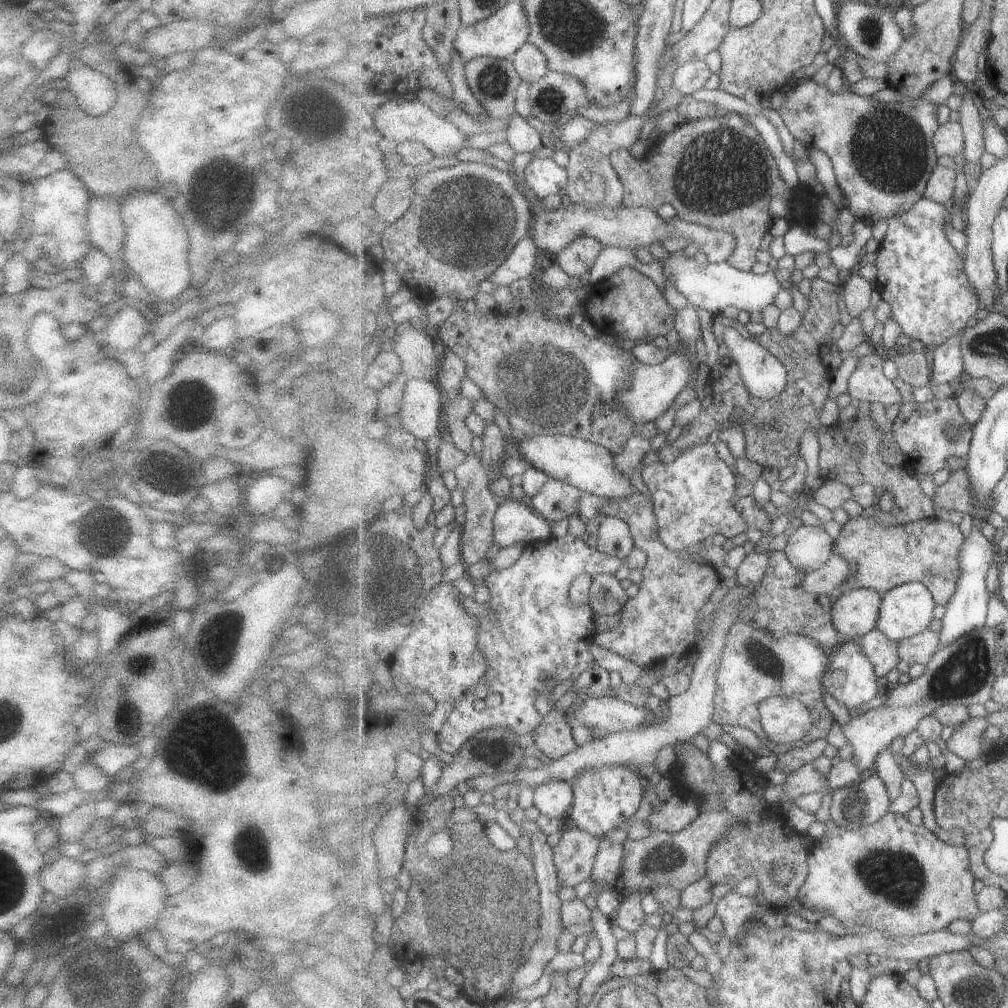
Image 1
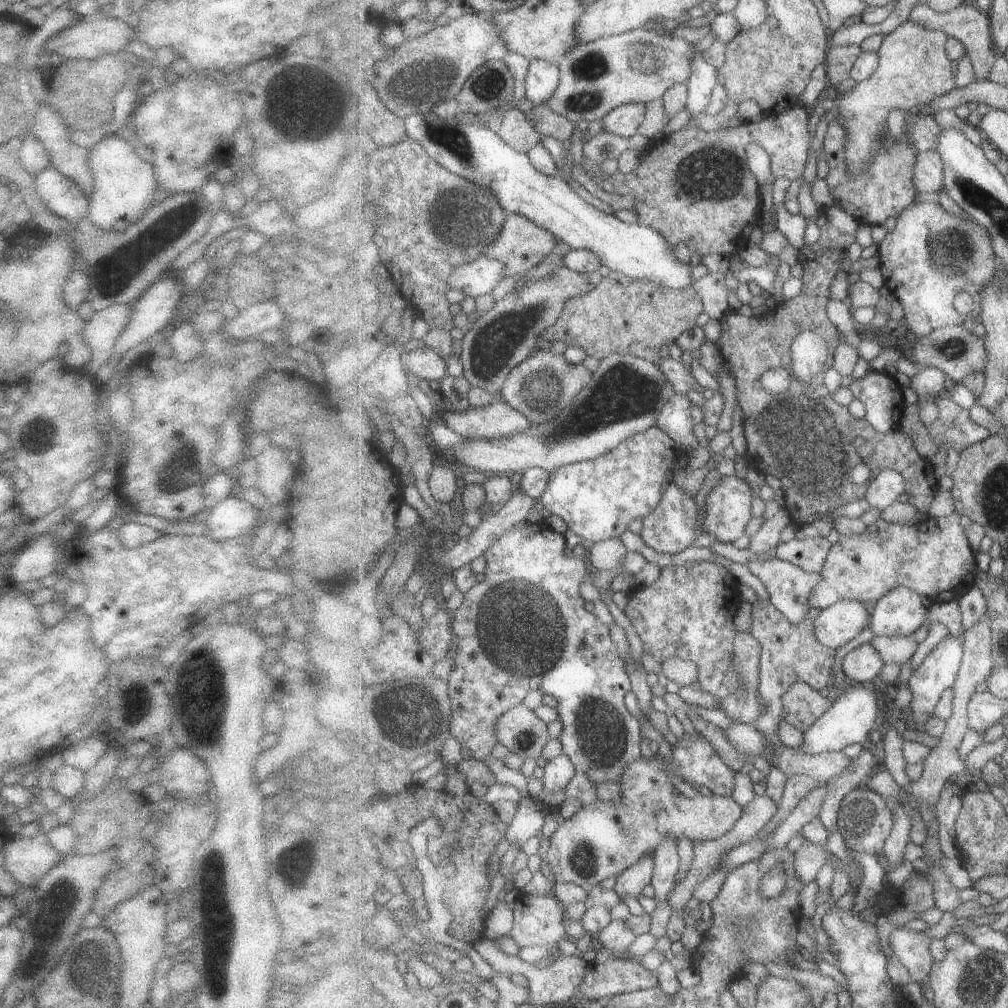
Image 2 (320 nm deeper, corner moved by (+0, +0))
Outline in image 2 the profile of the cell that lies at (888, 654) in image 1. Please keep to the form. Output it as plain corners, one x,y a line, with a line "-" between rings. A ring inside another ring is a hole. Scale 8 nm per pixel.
870,642
853,644
842,652
840,662
847,679
861,684
878,677
885,666
885,661

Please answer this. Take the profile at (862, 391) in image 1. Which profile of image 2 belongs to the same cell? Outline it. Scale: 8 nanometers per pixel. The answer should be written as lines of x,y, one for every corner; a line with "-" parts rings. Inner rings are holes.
872,371
862,379
855,379
849,386
855,398
863,402
865,417
880,433
899,428
906,407
903,392
894,375

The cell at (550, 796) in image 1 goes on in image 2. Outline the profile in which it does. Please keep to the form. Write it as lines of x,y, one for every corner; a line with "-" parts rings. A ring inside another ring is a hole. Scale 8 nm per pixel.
565,753
548,761
544,766
544,775
541,779
544,788
543,793
547,799
552,792
567,788
576,773
576,765

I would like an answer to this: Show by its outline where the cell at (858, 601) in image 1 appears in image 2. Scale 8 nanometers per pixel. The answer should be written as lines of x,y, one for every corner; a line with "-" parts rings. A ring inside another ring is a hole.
845,599
819,612
814,619
817,640
841,652
857,641
857,634
869,626
871,611
861,601

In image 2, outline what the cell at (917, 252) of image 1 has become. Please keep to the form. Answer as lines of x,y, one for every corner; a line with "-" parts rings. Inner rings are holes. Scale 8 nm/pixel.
924,199
910,204
896,220
894,229
887,232
876,247
876,255
886,280
885,286
903,306
907,328
917,337
924,337
941,327
962,325
969,319
978,321
982,311
982,291
992,282
999,266
988,228
966,215
949,214
938,202

